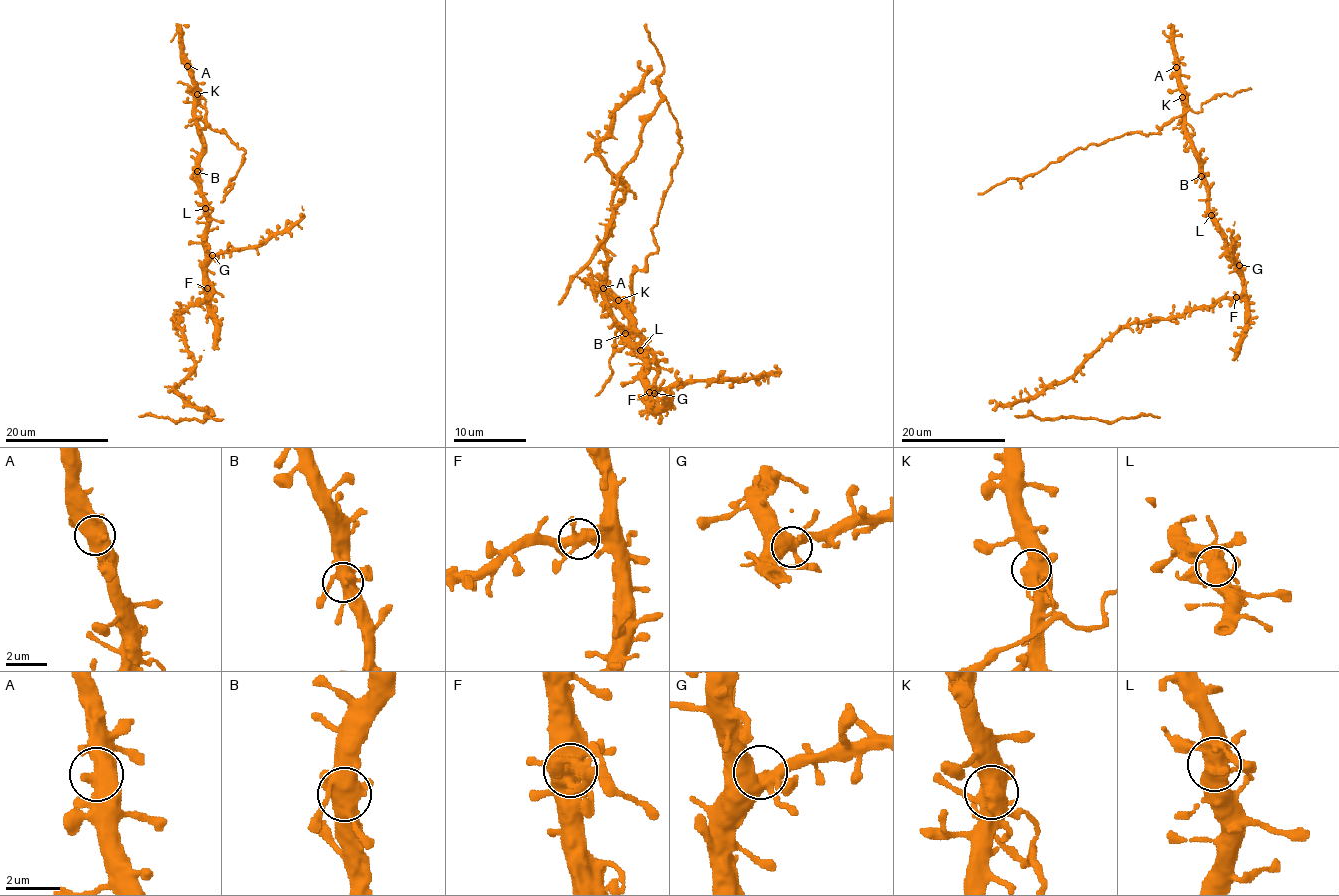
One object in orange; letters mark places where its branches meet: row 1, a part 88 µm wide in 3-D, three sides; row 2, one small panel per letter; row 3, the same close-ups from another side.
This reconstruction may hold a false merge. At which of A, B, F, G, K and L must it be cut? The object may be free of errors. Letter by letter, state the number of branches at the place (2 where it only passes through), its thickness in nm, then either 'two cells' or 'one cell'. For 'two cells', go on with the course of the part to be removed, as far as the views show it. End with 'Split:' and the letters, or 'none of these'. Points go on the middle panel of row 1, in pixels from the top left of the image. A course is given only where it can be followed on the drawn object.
A: branches 3; calibre 600 nm; one cell
B: branches 7; calibre 550 nm; one cell
F: branches 4; calibre 420 nm; one cell
G: branches 4; calibre 480 nm; one cell
K: branches 4; calibre 550 nm; two cells; course (617, 300), (631, 308), (632, 276), (656, 251), (654, 225), (681, 150), (659, 89), (663, 61), (644, 24)
L: branches 6; calibre 500 nm; one cell
Split: K

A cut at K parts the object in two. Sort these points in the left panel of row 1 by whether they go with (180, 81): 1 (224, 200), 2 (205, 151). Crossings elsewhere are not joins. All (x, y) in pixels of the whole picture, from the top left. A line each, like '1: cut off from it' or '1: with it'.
1: with it
2: cut off from it

